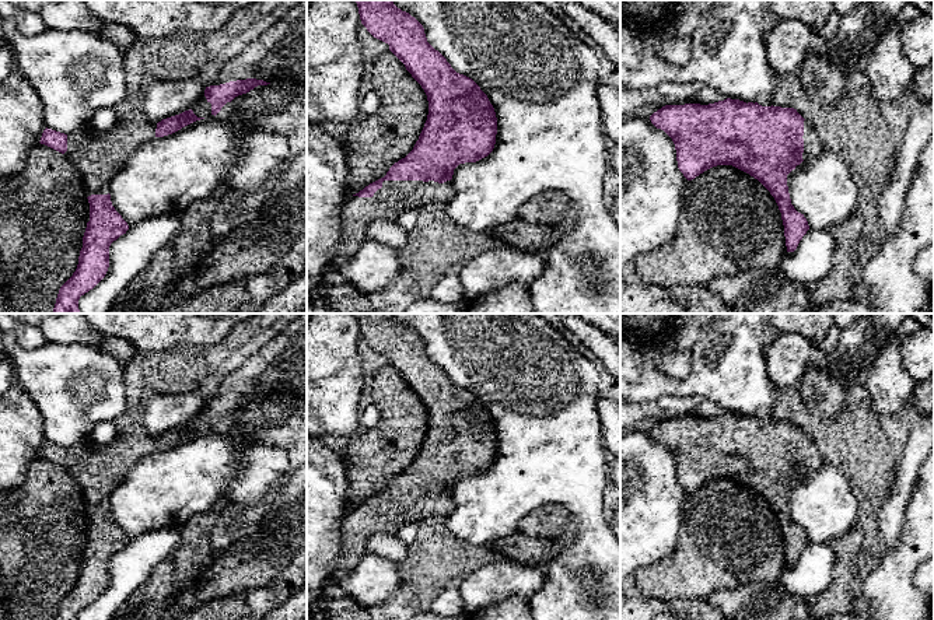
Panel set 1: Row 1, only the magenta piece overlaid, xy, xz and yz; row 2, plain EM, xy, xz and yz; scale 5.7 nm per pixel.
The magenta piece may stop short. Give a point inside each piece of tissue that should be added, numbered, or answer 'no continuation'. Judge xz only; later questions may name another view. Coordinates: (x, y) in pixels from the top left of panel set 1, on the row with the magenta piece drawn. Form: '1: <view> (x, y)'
1: xz (394, 198)

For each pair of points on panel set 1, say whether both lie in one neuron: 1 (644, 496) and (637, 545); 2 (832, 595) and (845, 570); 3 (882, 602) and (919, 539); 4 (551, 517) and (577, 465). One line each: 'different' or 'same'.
1: same
2: same
3: same
4: different

